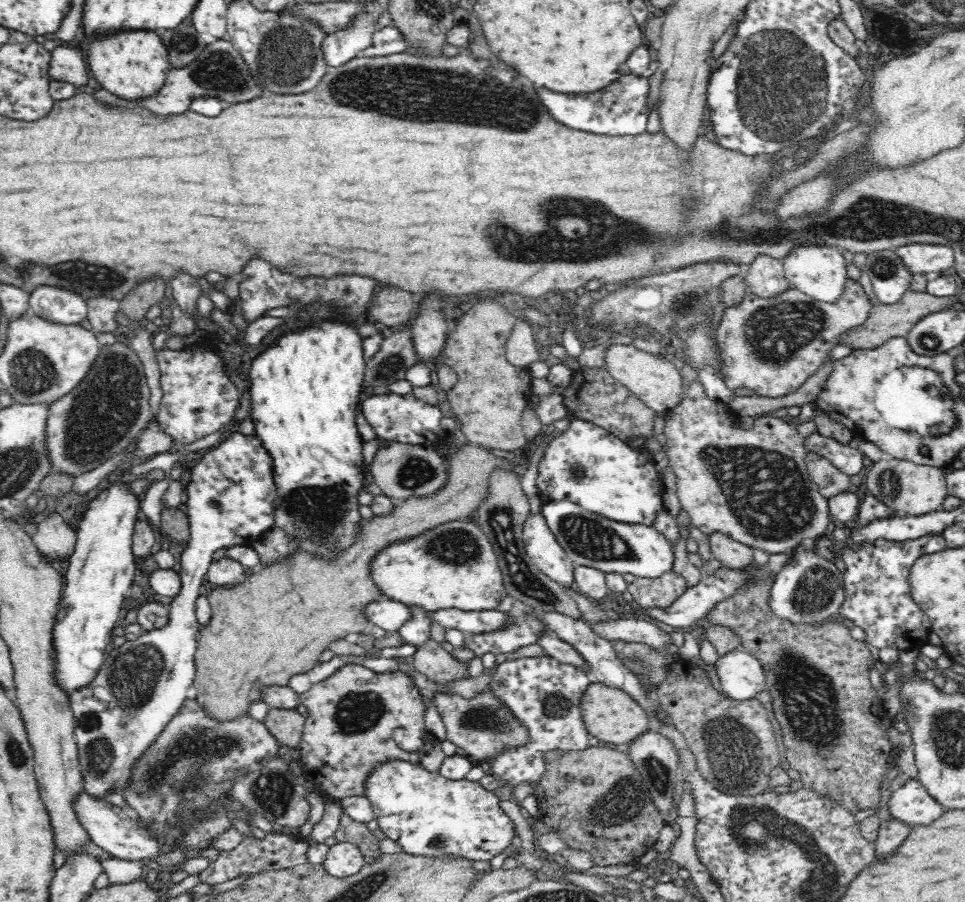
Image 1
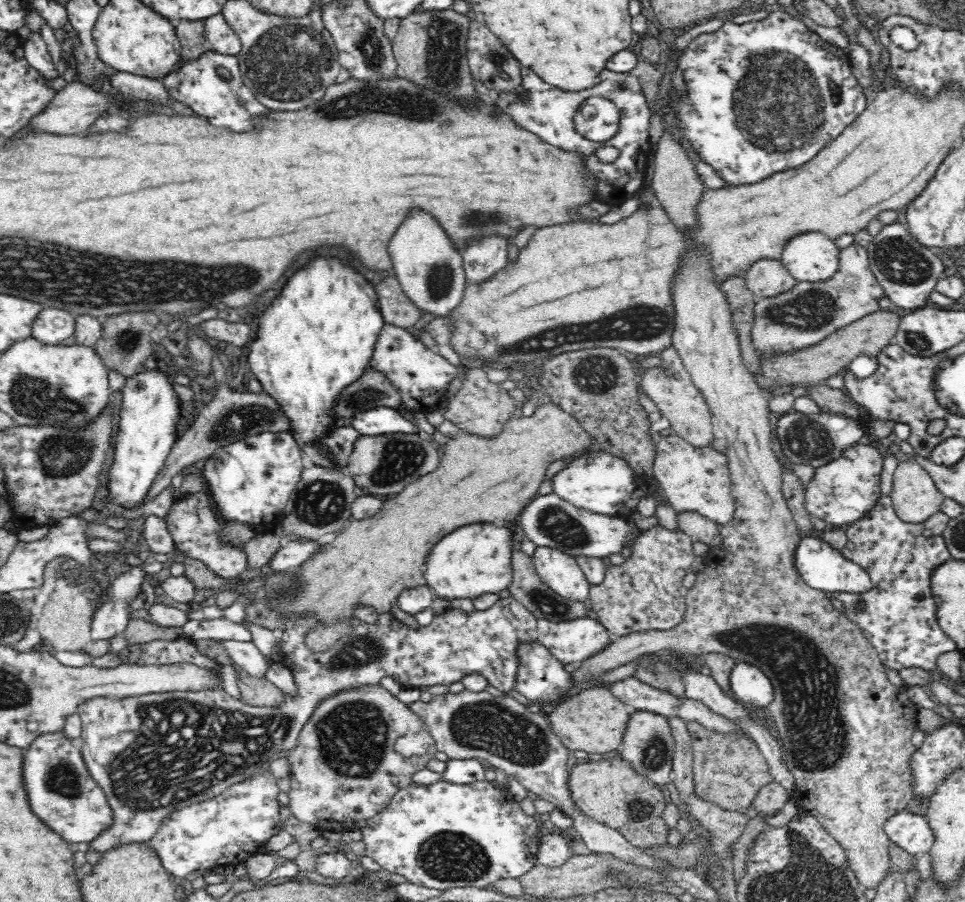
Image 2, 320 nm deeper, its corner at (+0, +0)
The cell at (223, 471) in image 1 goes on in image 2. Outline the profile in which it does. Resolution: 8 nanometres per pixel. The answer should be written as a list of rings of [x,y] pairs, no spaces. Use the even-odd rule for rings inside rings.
[[[263,432],[223,446],[207,459],[201,473],[224,522],[248,523],[255,529],[264,524],[274,526],[304,469],[300,451],[290,432]]]

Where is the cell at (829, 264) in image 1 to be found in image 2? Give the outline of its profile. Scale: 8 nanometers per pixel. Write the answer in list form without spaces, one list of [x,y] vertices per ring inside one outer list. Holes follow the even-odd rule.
[[[821,232],[793,236],[781,251],[779,260],[798,281],[822,282],[839,268],[840,249]]]

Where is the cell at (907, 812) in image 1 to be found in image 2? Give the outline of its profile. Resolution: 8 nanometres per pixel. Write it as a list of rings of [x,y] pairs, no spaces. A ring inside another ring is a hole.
[[[904,810],[891,816],[885,822],[885,833],[888,835],[891,843],[900,847],[908,854],[920,856],[928,853],[932,844],[934,844],[934,833],[930,829],[930,825],[921,815],[910,813],[910,810]]]

